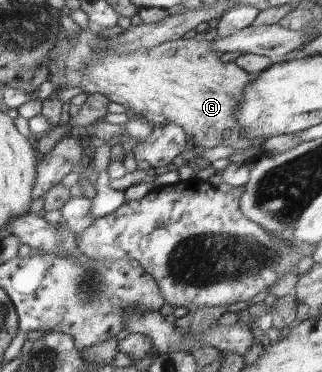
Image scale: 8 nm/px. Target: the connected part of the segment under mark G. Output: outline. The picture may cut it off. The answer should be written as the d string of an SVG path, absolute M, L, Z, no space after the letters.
M80 27L73 39L67 39L63 30L59 31L59 37L49 51L49 57L45 59L45 66L49 71L48 80L53 82L56 90L66 88L83 88L83 92L89 94L103 94L111 102L122 104L130 108L135 114L144 116L151 124L175 123L188 134L197 147L213 148L225 145L233 147L233 152L242 152L243 149L259 147L263 150L265 138L253 138L249 140L243 136L243 128L235 120L235 109L243 95L243 87L253 79L253 75L245 72L235 62L223 62L221 52L211 48L209 40L177 39L163 42L151 49L133 51L133 53L107 53L101 55L101 44L108 40L97 35L89 27Z

